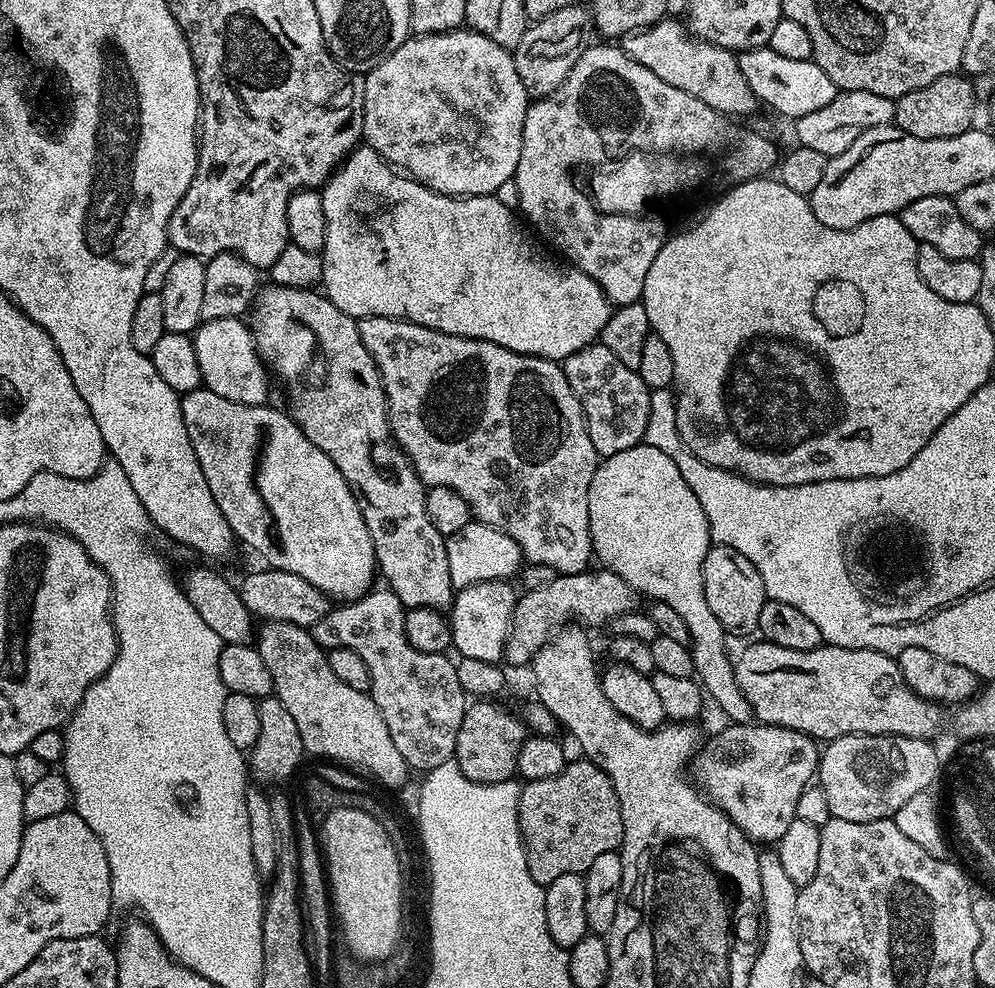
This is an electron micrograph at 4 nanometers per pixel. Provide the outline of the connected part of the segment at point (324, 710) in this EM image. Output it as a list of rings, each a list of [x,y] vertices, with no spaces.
[[[263,621],[254,636],[254,646],[270,670],[272,691],[286,706],[302,734],[302,746],[311,756],[325,756],[340,764],[353,764],[381,780],[388,788],[400,788],[408,780],[410,769],[398,754],[378,706],[368,692],[353,690],[334,674],[328,652],[314,642],[311,631],[290,622]]]

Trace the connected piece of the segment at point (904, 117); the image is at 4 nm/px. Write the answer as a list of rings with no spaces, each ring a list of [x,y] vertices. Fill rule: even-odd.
[[[964,74],[943,76],[930,86],[910,90],[895,100],[895,127],[914,138],[954,138],[973,127],[976,116],[976,92],[972,89],[973,81]]]

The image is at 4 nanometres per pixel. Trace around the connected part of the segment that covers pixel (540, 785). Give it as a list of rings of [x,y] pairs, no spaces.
[[[583,758],[565,763],[557,776],[527,781],[520,790],[518,822],[530,878],[545,886],[562,874],[587,872],[594,858],[617,851],[624,837],[622,810],[610,778]]]

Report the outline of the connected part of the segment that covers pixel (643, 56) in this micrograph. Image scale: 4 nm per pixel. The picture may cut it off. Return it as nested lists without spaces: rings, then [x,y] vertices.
[[[671,18],[660,20],[649,28],[633,32],[623,41],[622,47],[626,55],[658,74],[662,82],[670,82],[670,86],[686,90],[686,94],[694,94],[694,98],[706,102],[706,106],[718,110],[724,116],[748,116],[758,108],[754,90],[750,90],[750,82],[742,78],[737,53],[699,40],[681,21],[679,24]]]

